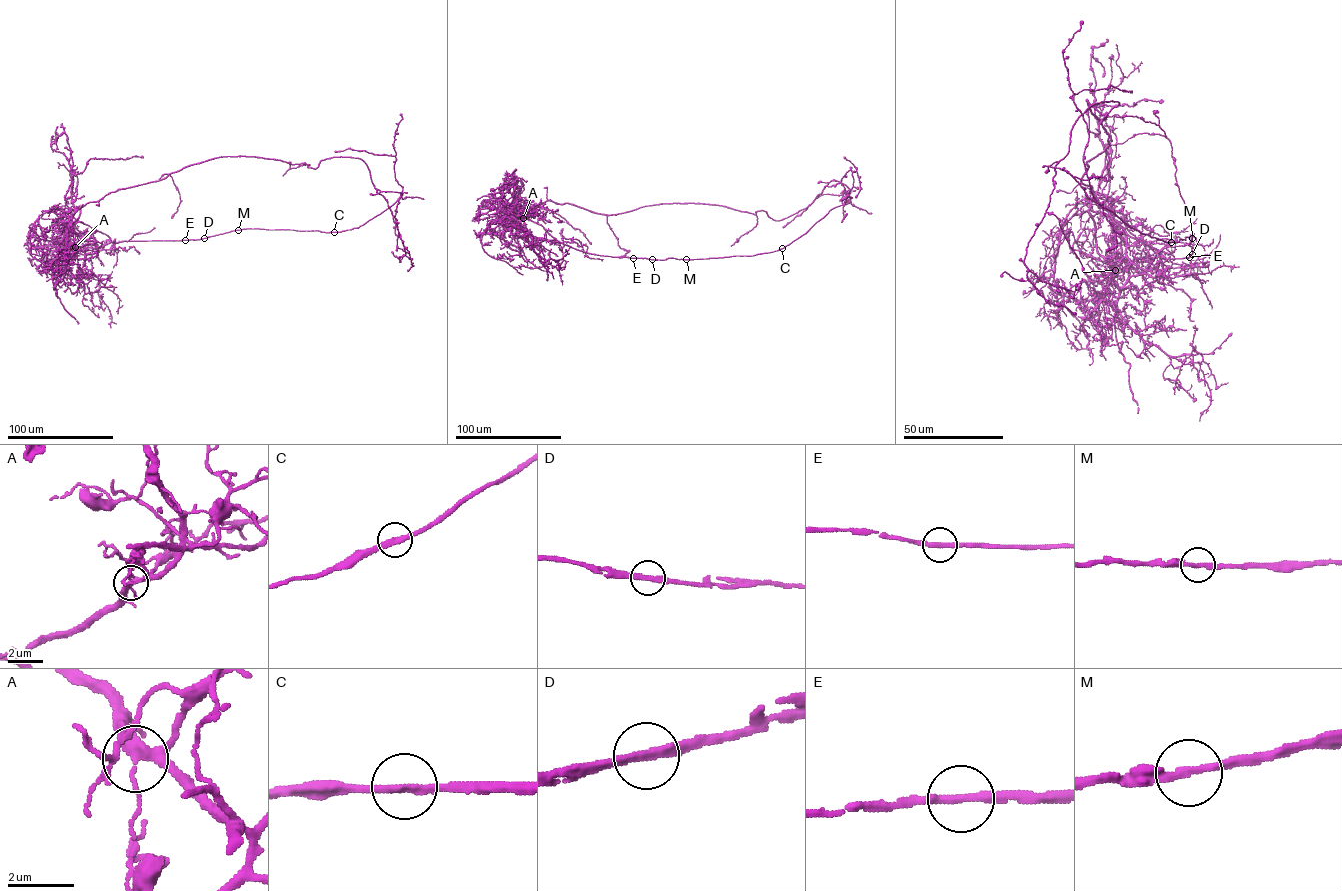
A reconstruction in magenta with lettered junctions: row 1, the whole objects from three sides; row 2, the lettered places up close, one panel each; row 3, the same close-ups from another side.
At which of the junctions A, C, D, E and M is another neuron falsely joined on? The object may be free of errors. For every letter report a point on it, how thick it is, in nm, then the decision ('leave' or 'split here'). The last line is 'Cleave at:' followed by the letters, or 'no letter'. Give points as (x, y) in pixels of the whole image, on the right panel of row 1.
A: (1115, 270) | 280 nm | split here
C: (1171, 242) | 240 nm | leave
D: (1192, 254) | 280 nm | leave
E: (1189, 257) | 260 nm | leave
M: (1192, 238) | 240 nm | leave
Cleave at: A

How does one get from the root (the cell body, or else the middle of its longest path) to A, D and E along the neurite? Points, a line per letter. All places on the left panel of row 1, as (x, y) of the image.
A: (64, 237), (63, 240), (75, 247)
D: (64, 237), (64, 241), (94, 248), (121, 241), (204, 238)
E: (64, 237), (64, 241), (94, 248), (121, 241), (185, 240)

